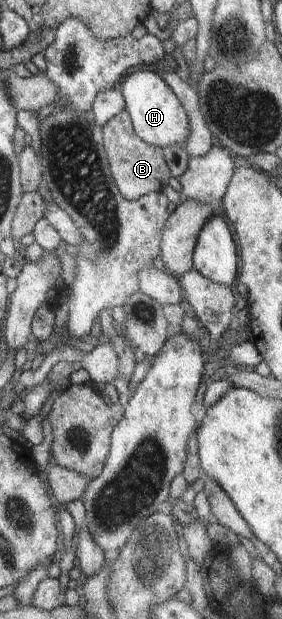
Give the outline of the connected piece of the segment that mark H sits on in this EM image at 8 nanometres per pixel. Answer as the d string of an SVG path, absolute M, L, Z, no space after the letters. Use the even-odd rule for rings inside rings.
M137 68L122 78L119 87L125 100L125 109L132 120L133 130L145 144L161 150L175 144L185 148L185 142L189 138L189 122L185 109L158 72L151 68Z

